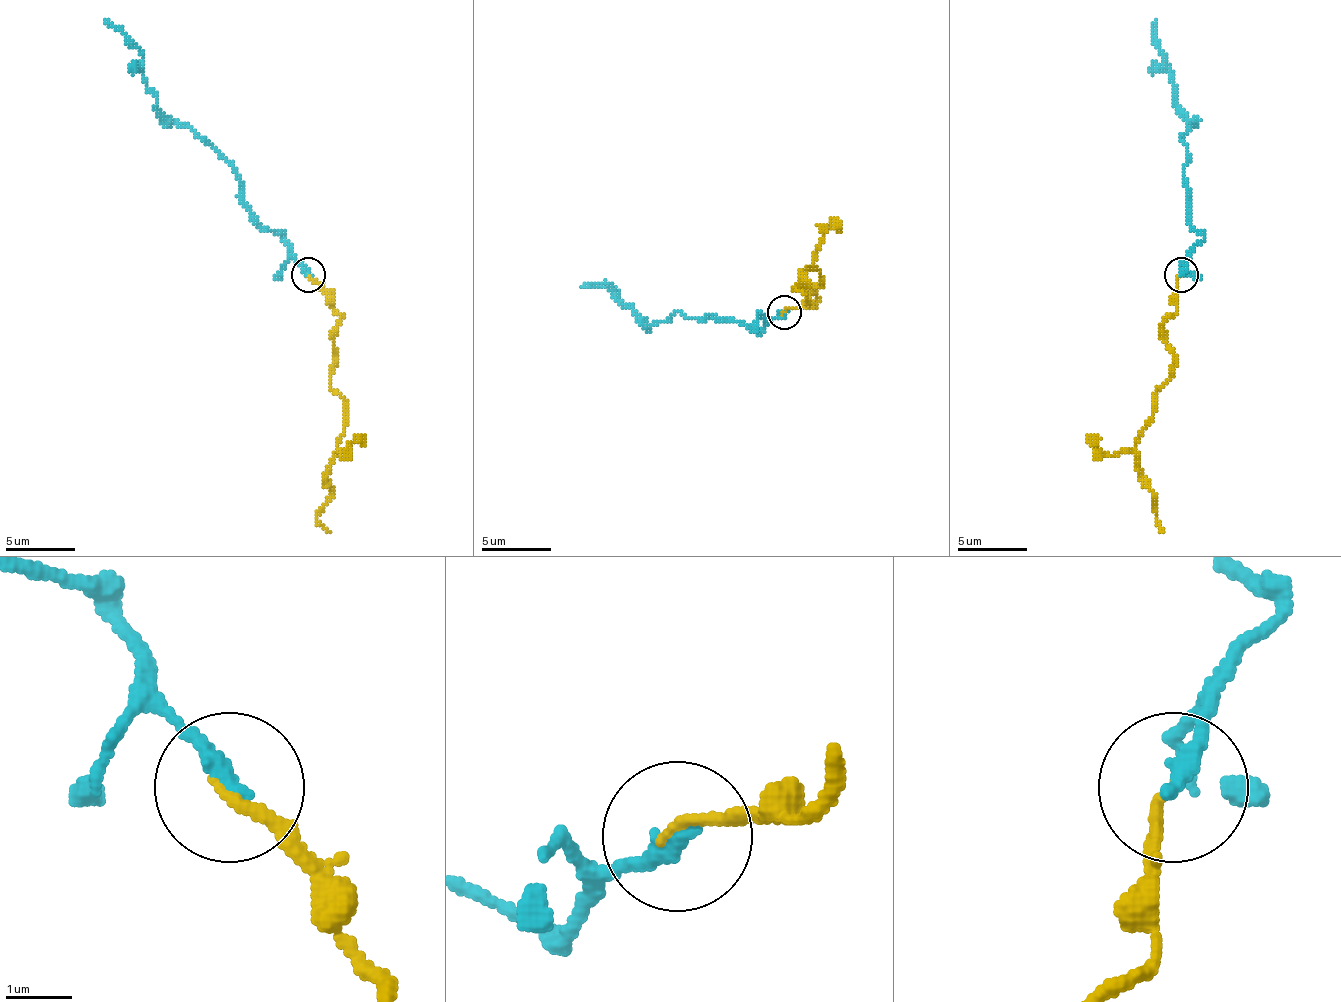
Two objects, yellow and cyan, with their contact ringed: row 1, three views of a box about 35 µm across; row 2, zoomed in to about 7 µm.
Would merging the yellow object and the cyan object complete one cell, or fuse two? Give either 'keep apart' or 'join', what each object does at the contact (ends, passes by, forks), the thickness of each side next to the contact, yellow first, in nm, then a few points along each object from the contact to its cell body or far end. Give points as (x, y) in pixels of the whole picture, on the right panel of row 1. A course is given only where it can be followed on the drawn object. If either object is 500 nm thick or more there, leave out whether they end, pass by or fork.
join | yellow ends | cyan ends | 150/300 nm | yellow via (1180, 276), (1163, 334), (1173, 373), (1159, 386), (1152, 400), (1152, 421), (1135, 445), (1142, 483), (1163, 532) | cyan via (1180, 276), (1204, 238), (1190, 220), (1184, 175), (1187, 148), (1180, 137), (1194, 123), (1177, 106), (1156, 20)

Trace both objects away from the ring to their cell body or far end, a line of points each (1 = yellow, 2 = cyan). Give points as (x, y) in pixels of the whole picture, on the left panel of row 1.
1: (309, 276), (340, 317), (330, 386), (344, 400), (344, 421), (326, 483), (330, 501), (316, 518), (330, 532)
2: (309, 276), (281, 238), (257, 220), (243, 200), (240, 175), (157, 106), (136, 44), (105, 20)

